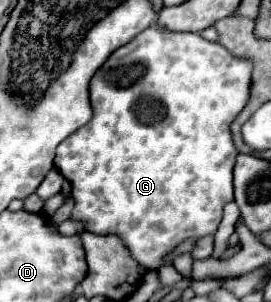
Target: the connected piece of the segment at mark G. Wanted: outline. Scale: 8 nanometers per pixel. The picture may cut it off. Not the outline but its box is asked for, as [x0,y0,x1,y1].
[54,23,252,269]

